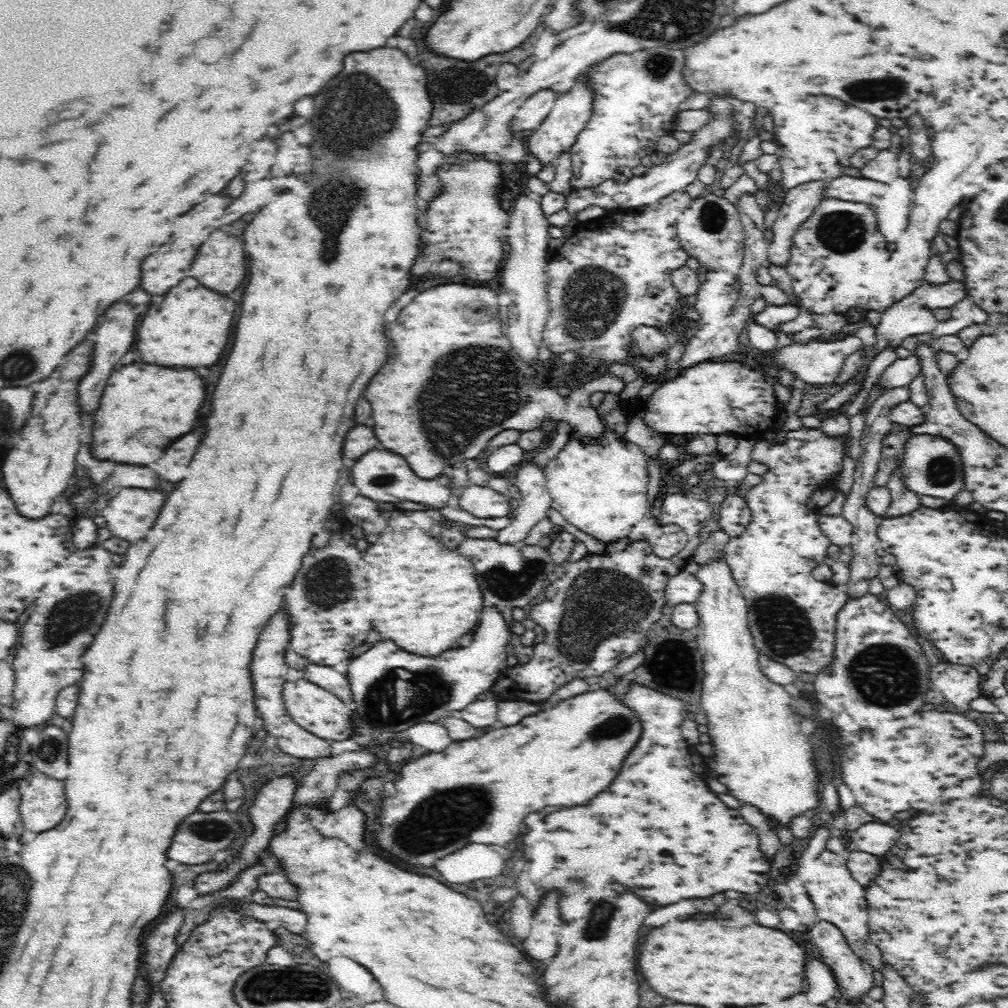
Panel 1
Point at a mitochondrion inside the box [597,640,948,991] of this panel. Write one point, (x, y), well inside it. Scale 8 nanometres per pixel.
(884, 676)

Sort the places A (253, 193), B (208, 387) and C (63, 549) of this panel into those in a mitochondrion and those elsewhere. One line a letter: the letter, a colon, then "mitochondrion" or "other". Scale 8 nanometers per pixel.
A: other
B: other
C: other

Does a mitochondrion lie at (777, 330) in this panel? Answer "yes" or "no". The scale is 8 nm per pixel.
no

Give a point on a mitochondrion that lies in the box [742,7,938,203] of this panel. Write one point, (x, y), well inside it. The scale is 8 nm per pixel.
(869, 90)

